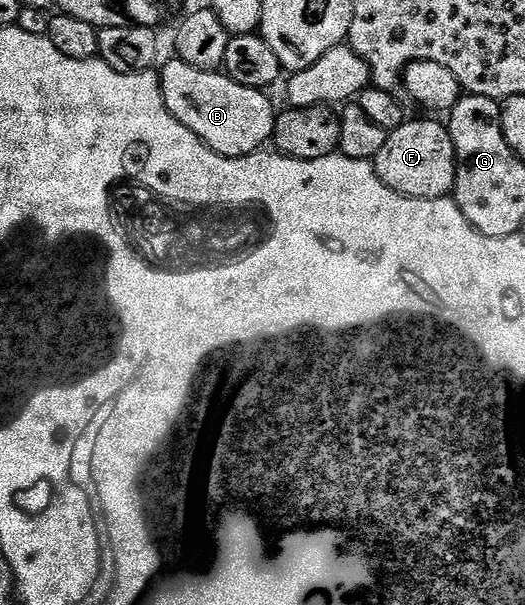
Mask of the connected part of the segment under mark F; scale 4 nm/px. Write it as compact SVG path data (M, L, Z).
M413 119L406 120L404 125L400 125L395 131L388 133L389 138L387 143L383 143L383 147L379 150L379 155L373 158L373 170L379 175L379 179L387 187L391 187L391 191L402 193L404 197L414 197L415 199L439 199L440 197L448 197L452 194L455 187L455 171L457 170L457 160L455 159L455 147L451 143L451 135L449 134L448 124L439 122L437 119L429 119L433 121L413 121Z

